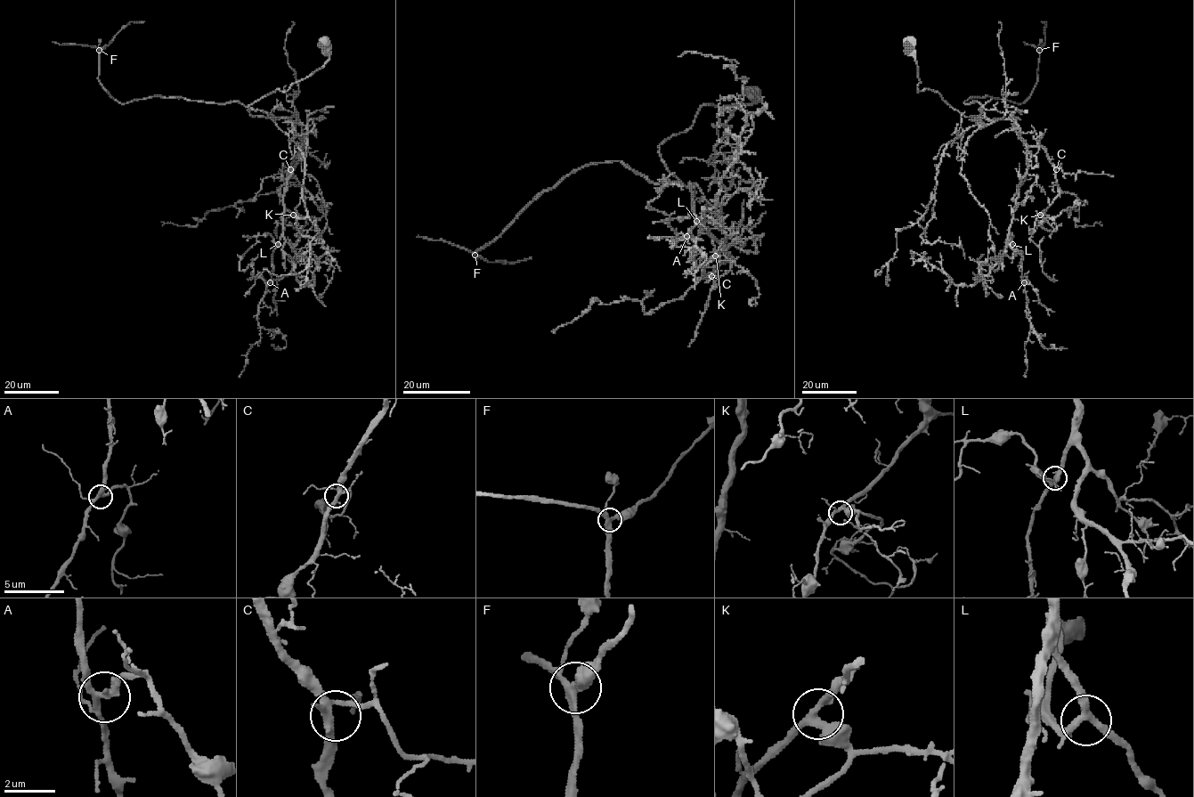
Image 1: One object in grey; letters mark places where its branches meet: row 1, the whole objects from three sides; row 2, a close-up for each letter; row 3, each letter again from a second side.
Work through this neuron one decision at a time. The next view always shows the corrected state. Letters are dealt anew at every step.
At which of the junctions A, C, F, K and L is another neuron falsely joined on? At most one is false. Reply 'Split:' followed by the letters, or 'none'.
Split: none

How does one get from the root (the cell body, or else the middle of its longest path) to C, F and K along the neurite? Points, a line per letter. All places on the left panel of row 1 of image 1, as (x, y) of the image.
C: (323, 44), (328, 59), (322, 66), (247, 106), (253, 117), (287, 117), (293, 125), (302, 145), (290, 169)
F: (323, 44), (322, 66), (247, 106), (271, 117), (235, 101), (120, 103), (99, 79), (100, 50)
K: (323, 44), (328, 59), (322, 66), (247, 106), (253, 117), (287, 117), (302, 141), (280, 190), (293, 215)

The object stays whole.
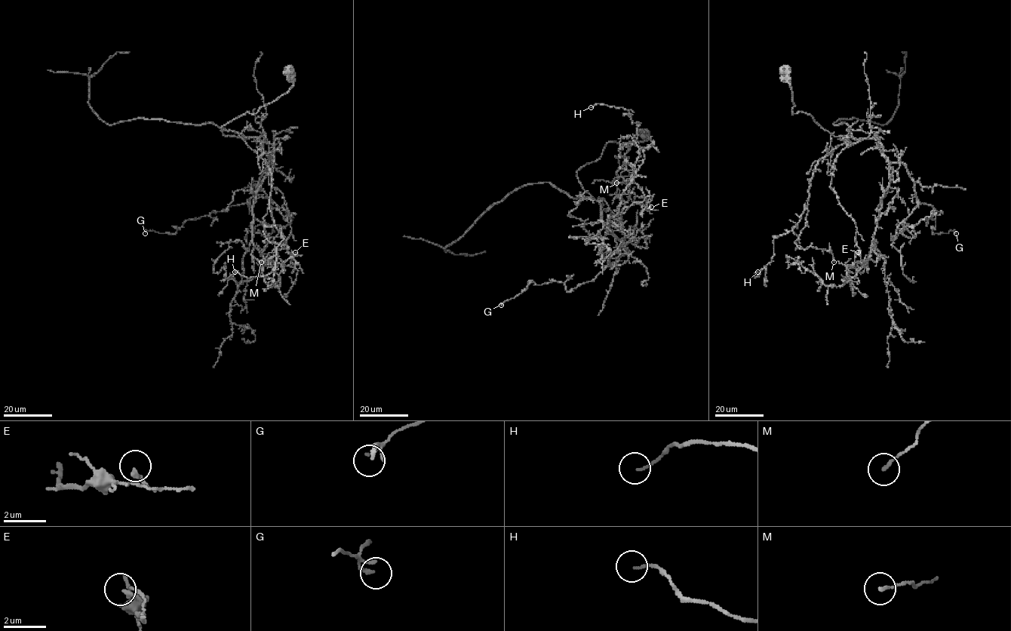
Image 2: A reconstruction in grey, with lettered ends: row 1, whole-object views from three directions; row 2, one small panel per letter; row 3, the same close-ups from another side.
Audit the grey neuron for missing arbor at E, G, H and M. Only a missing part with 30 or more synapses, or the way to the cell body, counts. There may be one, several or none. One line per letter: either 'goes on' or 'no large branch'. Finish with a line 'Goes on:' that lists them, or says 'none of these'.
E: no large branch
G: no large branch
H: no large branch
M: no large branch
Goes on: none of these

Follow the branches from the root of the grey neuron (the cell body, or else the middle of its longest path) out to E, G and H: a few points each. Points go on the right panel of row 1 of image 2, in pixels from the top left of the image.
E: (782, 72), (793, 114), (809, 115), (835, 136), (877, 134), (837, 155), (829, 187), (855, 223), (858, 252)
G: (782, 72), (793, 114), (835, 136), (875, 137), (917, 200), (941, 212), (932, 232), (956, 233)
H: (782, 72), (793, 114), (835, 136), (877, 136), (820, 160), (801, 219), (757, 272)

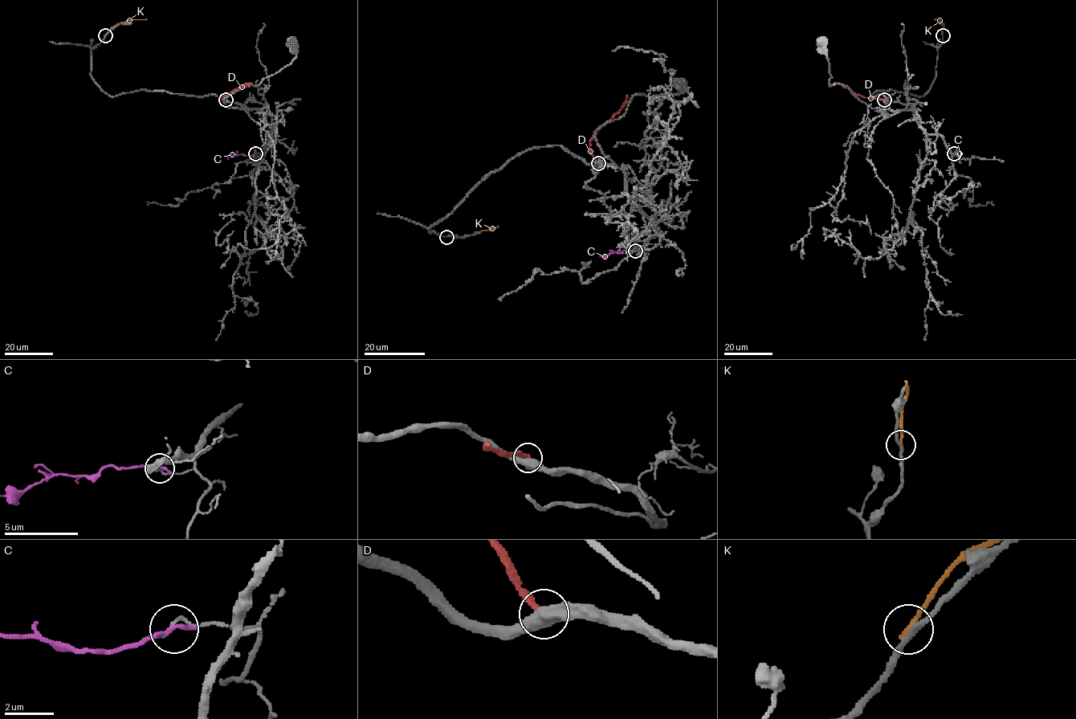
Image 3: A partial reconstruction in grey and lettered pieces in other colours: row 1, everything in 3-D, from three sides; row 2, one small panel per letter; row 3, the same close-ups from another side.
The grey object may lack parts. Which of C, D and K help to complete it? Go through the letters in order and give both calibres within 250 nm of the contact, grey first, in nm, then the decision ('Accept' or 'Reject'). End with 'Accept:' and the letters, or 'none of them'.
C: Thickness 140 nm (grey) against 200 nm. Reject
D: Thickness 500 nm (grey) against 280 nm. Reject
K: Thickness 200 nm (grey) against 200 nm. Reject
Accept: none of them

